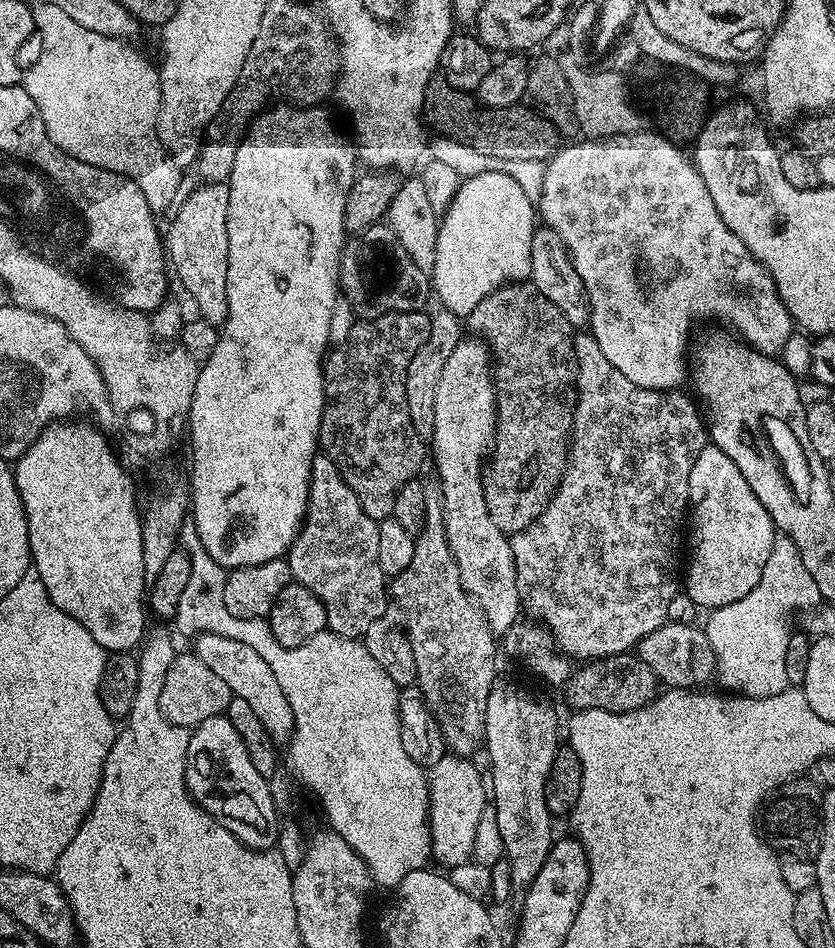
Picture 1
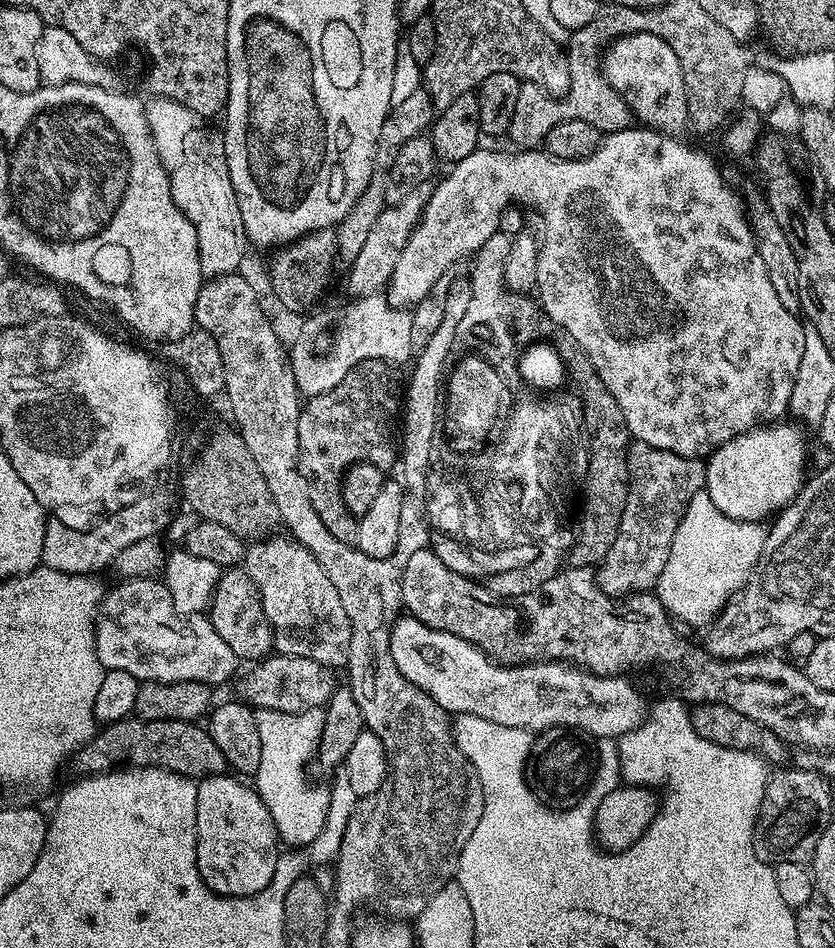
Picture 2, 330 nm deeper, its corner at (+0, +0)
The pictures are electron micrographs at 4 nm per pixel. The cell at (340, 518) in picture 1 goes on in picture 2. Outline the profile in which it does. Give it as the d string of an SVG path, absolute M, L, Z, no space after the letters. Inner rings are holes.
M287 535L275 536L249 543L242 565L260 591L266 618L272 623L275 651L282 656L310 658L333 670L343 669L350 654L352 627L334 582L326 578L326 570L306 546Z

